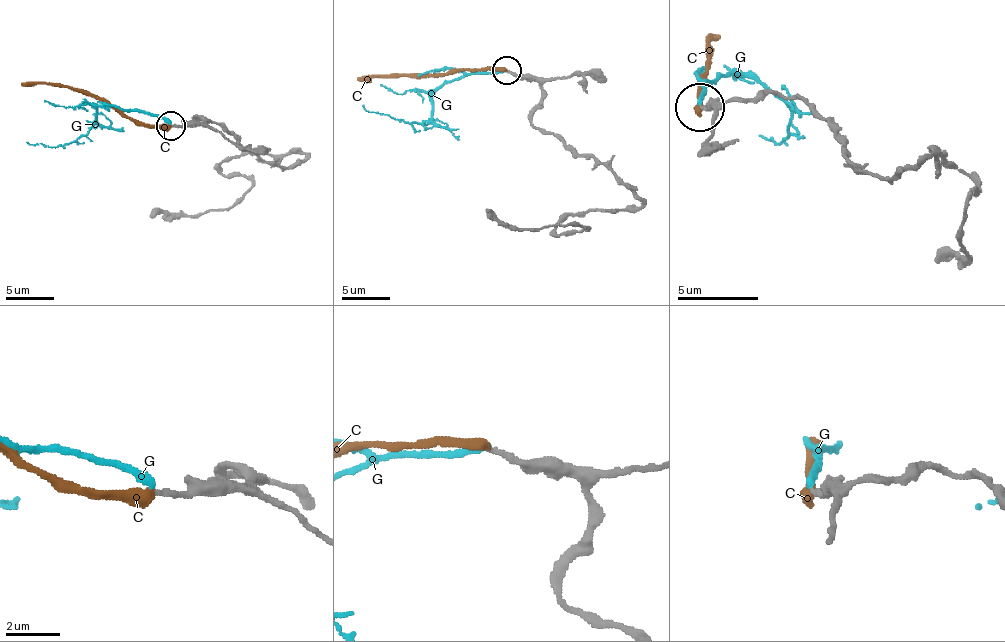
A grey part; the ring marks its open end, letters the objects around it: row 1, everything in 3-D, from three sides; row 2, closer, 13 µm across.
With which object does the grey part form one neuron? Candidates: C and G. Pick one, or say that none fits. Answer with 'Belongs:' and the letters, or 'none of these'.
Belongs: C

